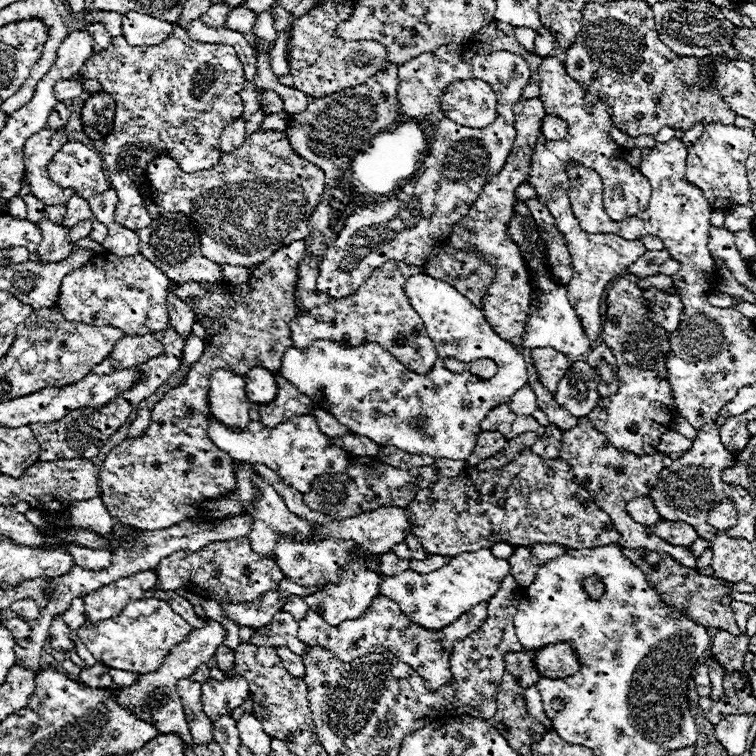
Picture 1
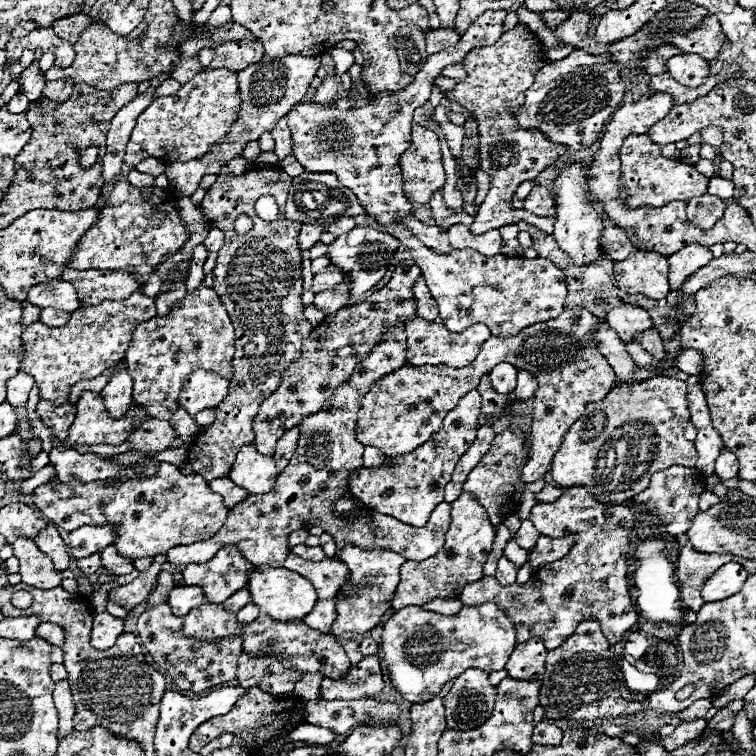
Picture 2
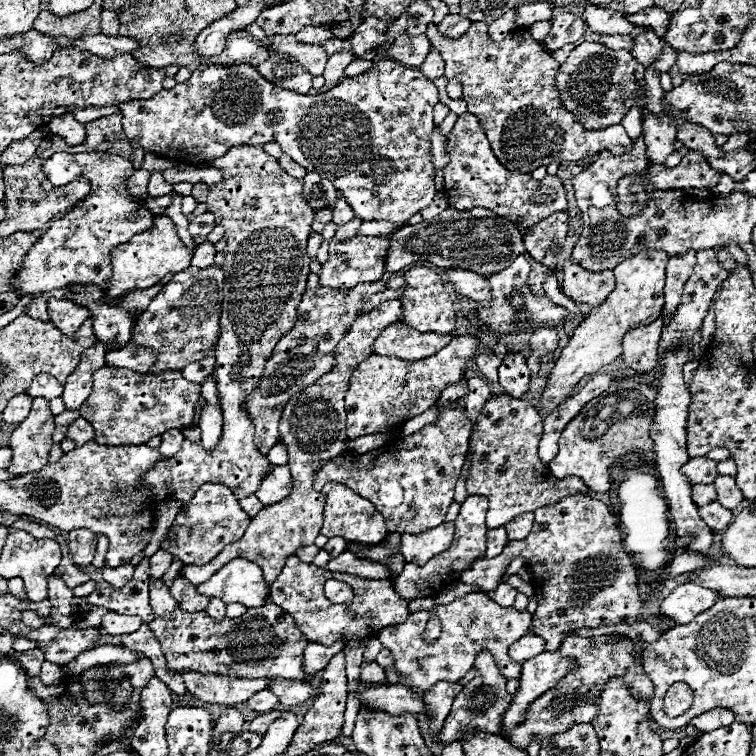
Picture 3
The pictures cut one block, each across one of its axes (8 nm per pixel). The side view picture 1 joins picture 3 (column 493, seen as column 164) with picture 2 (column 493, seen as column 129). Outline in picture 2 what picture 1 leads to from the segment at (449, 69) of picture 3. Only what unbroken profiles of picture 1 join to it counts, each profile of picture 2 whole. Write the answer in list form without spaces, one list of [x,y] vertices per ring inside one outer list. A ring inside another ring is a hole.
[[[516,26],[504,32],[494,44],[474,48],[462,60],[462,66],[468,70],[468,78],[460,80],[452,92],[444,92],[450,100],[462,104],[470,110],[478,122],[478,152],[480,152],[480,166],[490,176],[490,190],[474,216],[474,224],[470,232],[480,236],[488,230],[500,228],[502,224],[516,224],[518,220],[526,220],[542,232],[552,234],[556,220],[542,220],[542,216],[528,214],[526,210],[514,210],[512,196],[516,188],[524,180],[536,178],[546,166],[552,166],[558,156],[566,152],[564,144],[554,144],[540,136],[540,132],[530,132],[518,128],[518,122],[510,114],[510,108],[520,108],[524,100],[524,92],[534,82],[534,76],[546,60],[542,60],[542,44],[534,32],[526,26]]]

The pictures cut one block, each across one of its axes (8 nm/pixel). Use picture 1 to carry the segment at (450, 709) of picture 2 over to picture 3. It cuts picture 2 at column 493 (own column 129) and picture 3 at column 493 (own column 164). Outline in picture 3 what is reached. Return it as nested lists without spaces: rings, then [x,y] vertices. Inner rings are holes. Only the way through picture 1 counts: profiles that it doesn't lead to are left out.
[[[486,650],[478,652],[474,668],[476,668],[476,678],[470,684],[466,684],[466,688],[456,696],[452,704],[452,712],[448,714],[442,726],[442,732],[440,732],[442,744],[450,744],[458,740],[460,732],[468,728],[478,728],[490,734],[502,734],[502,712],[506,712],[512,700],[512,696],[506,692],[506,678],[500,674],[498,666],[494,664],[494,658]]]

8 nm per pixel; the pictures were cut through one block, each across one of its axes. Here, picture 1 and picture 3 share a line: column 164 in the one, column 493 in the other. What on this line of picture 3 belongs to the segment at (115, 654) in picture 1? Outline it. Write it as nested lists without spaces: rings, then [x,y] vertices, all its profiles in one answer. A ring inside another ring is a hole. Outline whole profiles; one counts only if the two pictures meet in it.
[[[472,592],[466,594],[450,604],[438,606],[436,610],[420,610],[408,616],[404,624],[386,626],[382,632],[378,632],[378,640],[394,654],[394,668],[398,674],[418,690],[426,690],[434,686],[440,680],[458,682],[474,664],[476,654],[482,648],[488,648],[496,660],[496,666],[506,678],[516,678],[522,672],[520,664],[514,664],[508,656],[510,644],[514,644],[518,638],[522,638],[530,630],[532,616],[530,612],[516,612],[512,606],[502,608],[496,602],[492,602],[484,592]],[[436,614],[442,622],[442,636],[434,644],[426,644],[422,640],[422,632],[426,628],[428,618]]]

